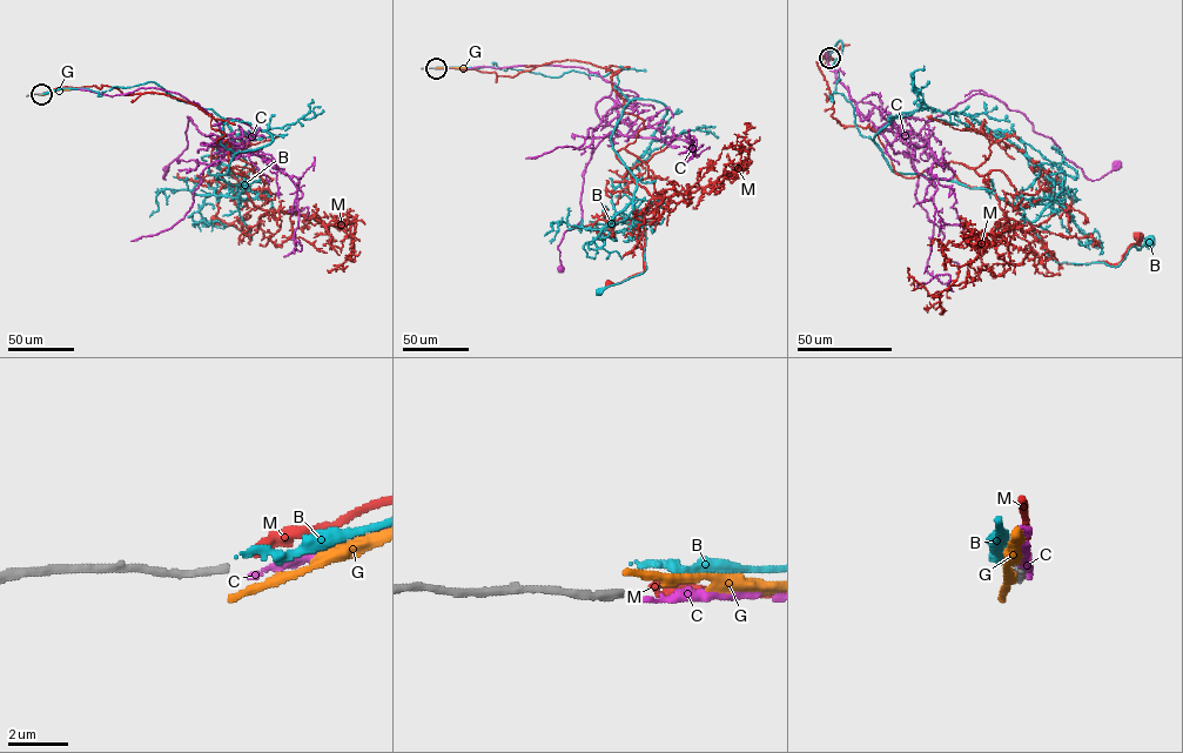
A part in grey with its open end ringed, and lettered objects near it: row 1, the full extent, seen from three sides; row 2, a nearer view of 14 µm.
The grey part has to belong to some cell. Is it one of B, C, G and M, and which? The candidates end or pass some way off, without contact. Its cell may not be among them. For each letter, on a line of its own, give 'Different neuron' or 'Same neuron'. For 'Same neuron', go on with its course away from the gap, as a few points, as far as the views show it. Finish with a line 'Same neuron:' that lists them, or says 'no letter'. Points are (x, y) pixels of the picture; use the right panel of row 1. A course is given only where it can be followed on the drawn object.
B: Different neuron
C: Different neuron
G: Different neuron
M: Same neuron. Its course: (829, 56), (831, 115), (868, 123), (896, 173), (992, 188), (1059, 262), (1117, 264), (1140, 237)
Same neuron: M

